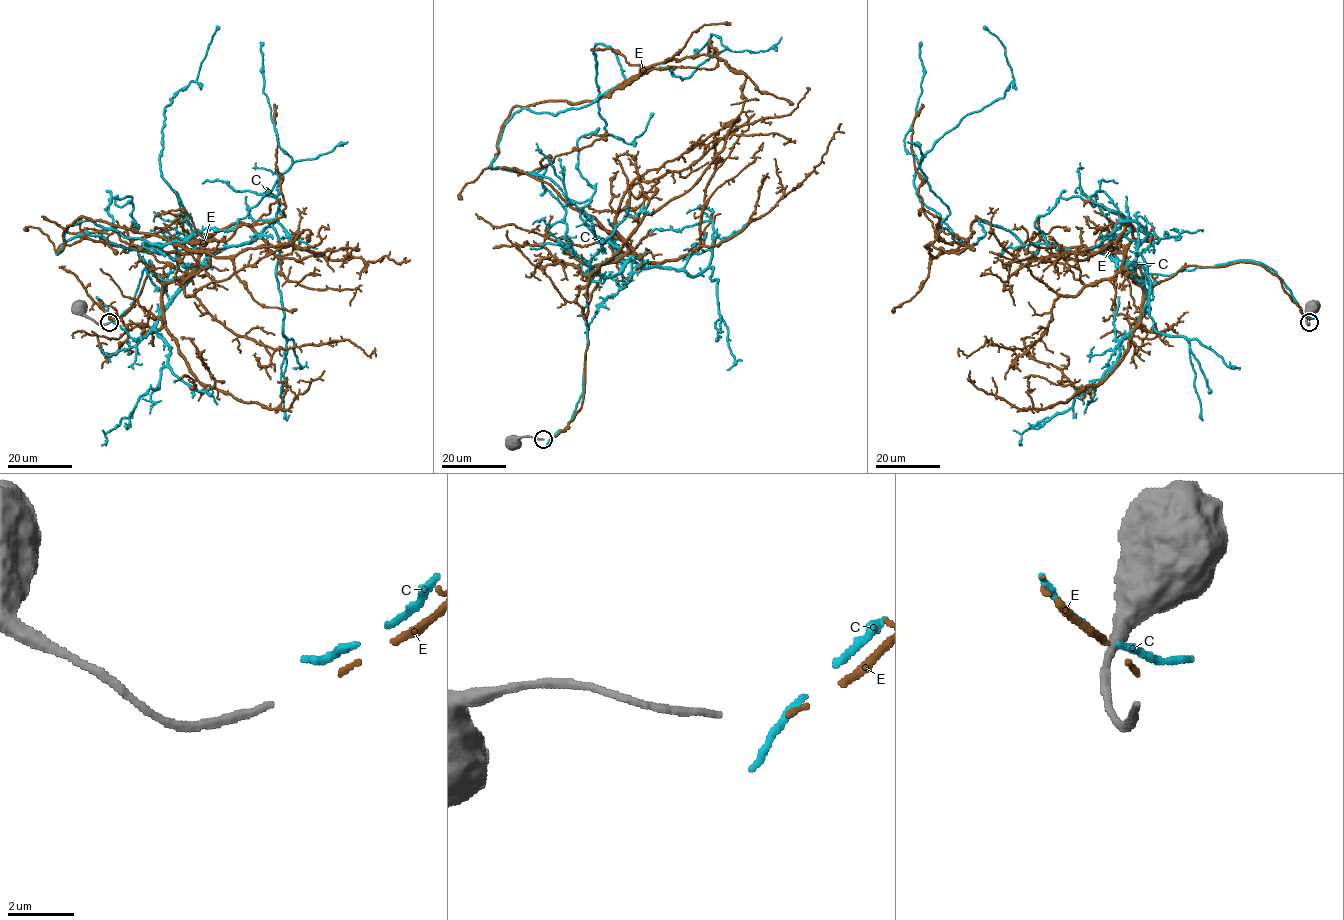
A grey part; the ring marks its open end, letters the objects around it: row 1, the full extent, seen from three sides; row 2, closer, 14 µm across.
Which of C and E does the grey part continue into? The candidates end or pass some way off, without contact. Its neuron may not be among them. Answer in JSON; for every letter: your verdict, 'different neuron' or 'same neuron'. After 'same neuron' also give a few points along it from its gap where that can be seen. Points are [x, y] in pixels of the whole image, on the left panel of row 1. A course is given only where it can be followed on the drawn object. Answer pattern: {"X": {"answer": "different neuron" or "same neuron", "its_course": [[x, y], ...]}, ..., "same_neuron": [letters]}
{"C": {"answer": "different neuron"}, "E": {"answer": "same neuron", "its_course": [[116, 320], [151, 262], [166, 290], [198, 253], [58, 252], [63, 232], [279, 218], [273, 104]]}, "same_neuron": ["E"]}

